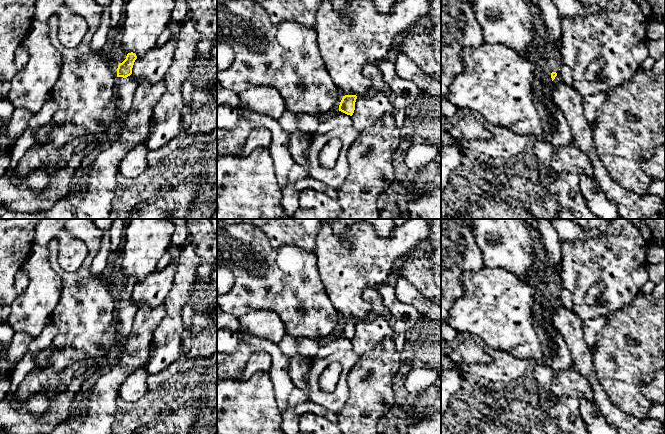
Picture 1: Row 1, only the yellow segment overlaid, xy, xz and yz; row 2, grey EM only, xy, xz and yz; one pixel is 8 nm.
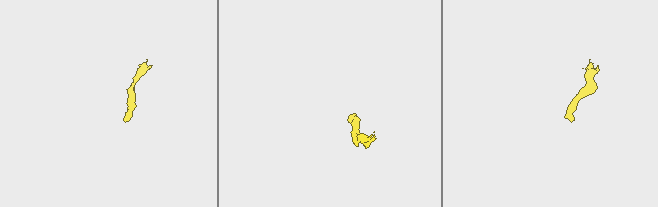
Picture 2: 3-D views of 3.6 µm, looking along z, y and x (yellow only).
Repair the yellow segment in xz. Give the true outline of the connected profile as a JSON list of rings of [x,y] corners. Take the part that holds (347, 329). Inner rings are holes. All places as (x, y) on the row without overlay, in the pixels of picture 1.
[[[345,319],[343,320],[340,329],[339,335],[352,340],[355,334],[356,319]]]

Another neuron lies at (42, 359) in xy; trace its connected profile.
[[[50,346],[34,356],[34,361],[37,367],[45,367],[49,364],[49,358],[53,351],[53,347]]]

